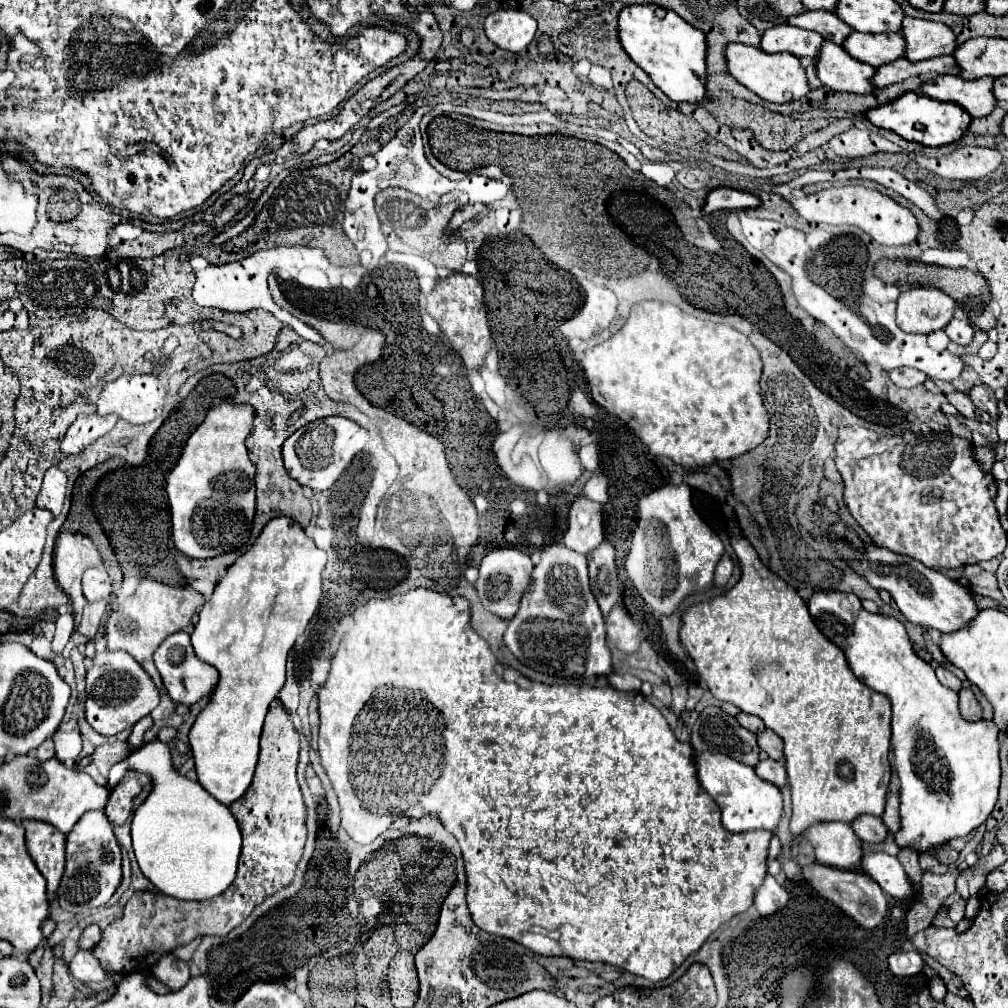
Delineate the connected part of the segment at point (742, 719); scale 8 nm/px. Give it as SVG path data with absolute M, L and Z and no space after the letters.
M739 713L739 715L737 715L737 721L739 721L745 729L749 729L751 733L755 733L755 735L759 735L761 731L765 731L765 723L761 723L761 719L755 717L755 715Z

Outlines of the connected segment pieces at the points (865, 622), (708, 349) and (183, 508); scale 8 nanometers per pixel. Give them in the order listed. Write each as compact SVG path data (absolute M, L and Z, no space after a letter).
M817 591L807 601L809 613L815 625L825 637L829 637L847 657L847 663L857 679L861 679L873 691L885 693L893 707L893 737L891 747L895 755L895 771L901 781L903 795L903 825L895 835L899 847L911 847L915 851L927 851L935 845L951 841L953 837L969 835L991 815L999 793L999 729L993 721L969 723L959 715L957 693L943 687L935 677L935 669L915 655L903 623L895 617L869 613L863 609L861 599L853 593Z
M639 301L634 304L625 325L611 339L607 339L605 343L585 351L581 365L583 365L587 381L589 381L589 391L591 391L593 399L597 403L603 409L607 409L609 413L621 417L635 431L635 435L647 445L647 449L653 455L667 455L677 465L681 465L685 469L695 469L695 467L703 467L703 465L715 463L715 461L733 459L733 457L757 447L769 431L769 417L767 417L767 411L763 407L763 397L761 397L761 389L759 389L759 377L761 377L761 367L763 365L761 365L761 357L759 357L757 349L751 345L747 335L739 333L737 329L733 329L729 325L717 325L717 323L711 323L709 320L685 313L683 309L673 305L671 301Z
M225 400L209 409L205 421L189 437L175 469L167 477L167 495L171 507L171 531L175 547L191 559L209 559L243 547L249 541L255 513L255 465L249 459L245 437L253 429L255 411L250 404L235 405Z

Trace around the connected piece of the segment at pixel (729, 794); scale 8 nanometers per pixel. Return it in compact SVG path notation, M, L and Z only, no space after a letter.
M697 753L695 761L697 761L699 783L719 805L721 821L727 831L743 833L755 829L767 829L767 831L777 829L783 817L783 795L779 787L757 777L753 767L733 761L721 753Z

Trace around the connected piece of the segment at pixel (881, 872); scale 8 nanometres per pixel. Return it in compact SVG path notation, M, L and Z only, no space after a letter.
M867 851L859 861L859 869L875 879L875 883L879 883L883 891L895 899L907 899L915 895L909 877L893 855L883 851Z

